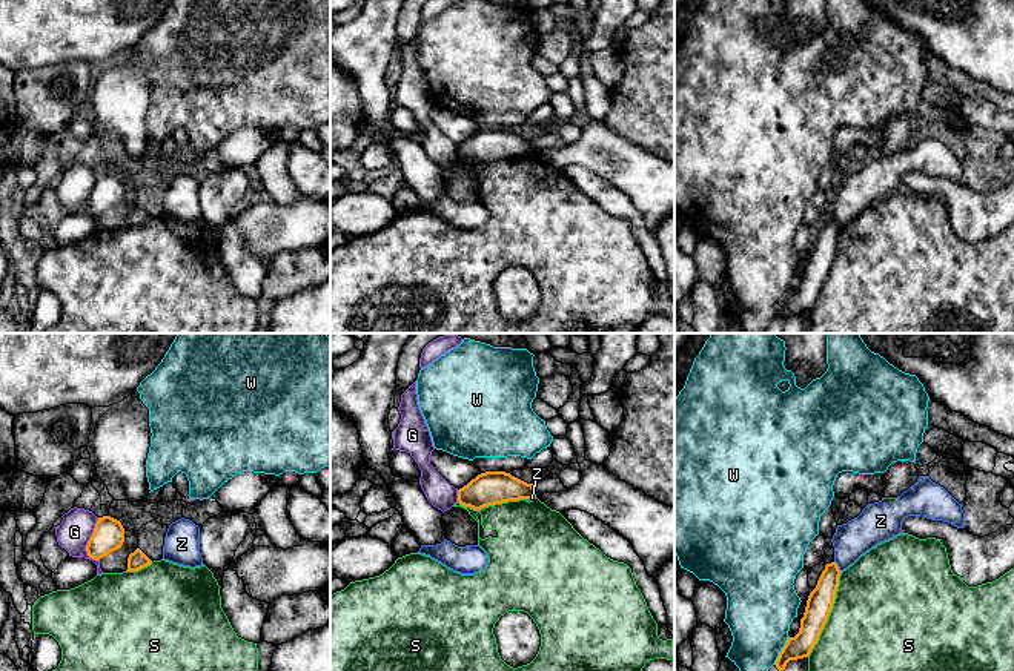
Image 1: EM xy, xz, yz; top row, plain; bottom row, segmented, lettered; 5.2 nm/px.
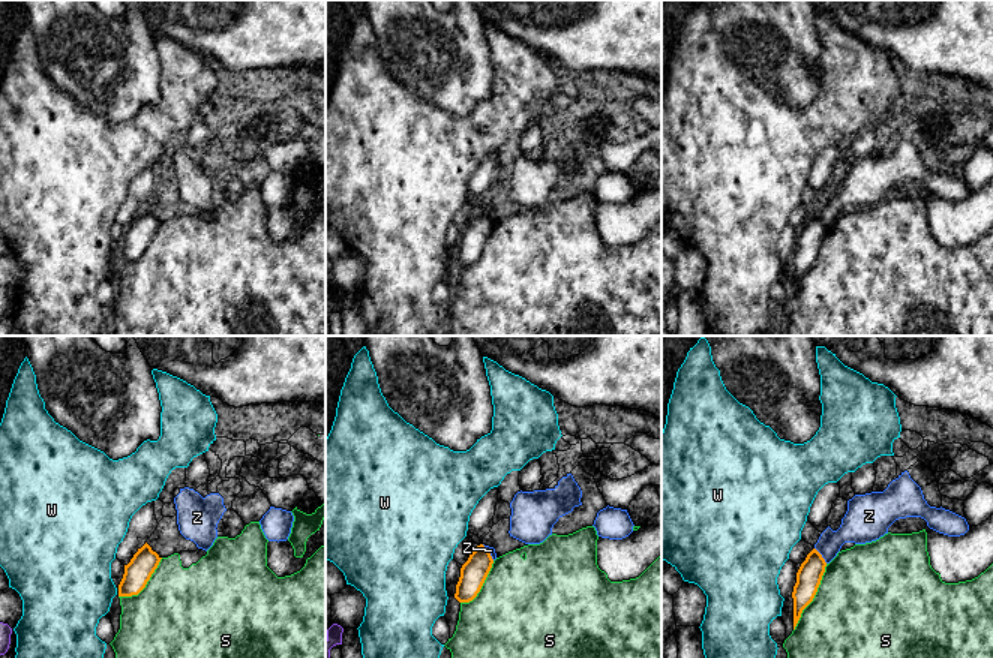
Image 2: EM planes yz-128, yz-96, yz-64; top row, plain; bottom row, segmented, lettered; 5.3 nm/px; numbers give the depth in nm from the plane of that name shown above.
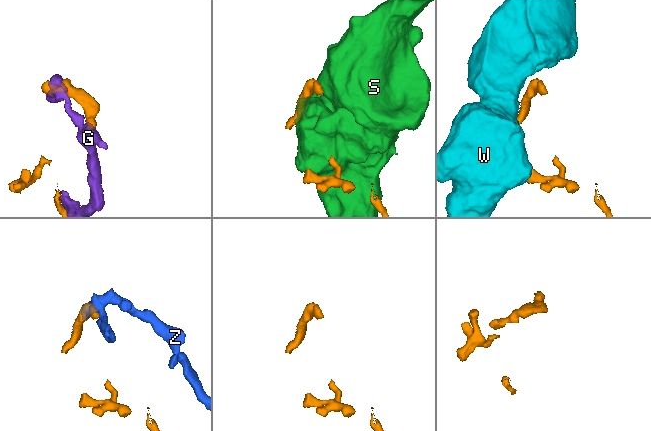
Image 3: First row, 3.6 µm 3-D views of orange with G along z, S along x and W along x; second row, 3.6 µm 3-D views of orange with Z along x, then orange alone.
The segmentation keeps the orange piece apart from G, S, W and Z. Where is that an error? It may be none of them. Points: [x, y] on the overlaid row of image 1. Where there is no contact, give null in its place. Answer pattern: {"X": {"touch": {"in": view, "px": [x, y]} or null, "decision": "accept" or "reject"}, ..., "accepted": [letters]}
{"G": {"touch": {"in": "xy", "px": [89, 541]}, "decision": "reject"}, "S": {"touch": {"in": "yz", "px": [828, 614]}, "decision": "reject"}, "W": {"touch": {"in": "yz", "px": [782, 650]}, "decision": "reject"}, "Z": {"touch": {"in": "yz", "px": [836, 565]}, "decision": "reject"}, "accepted": []}

